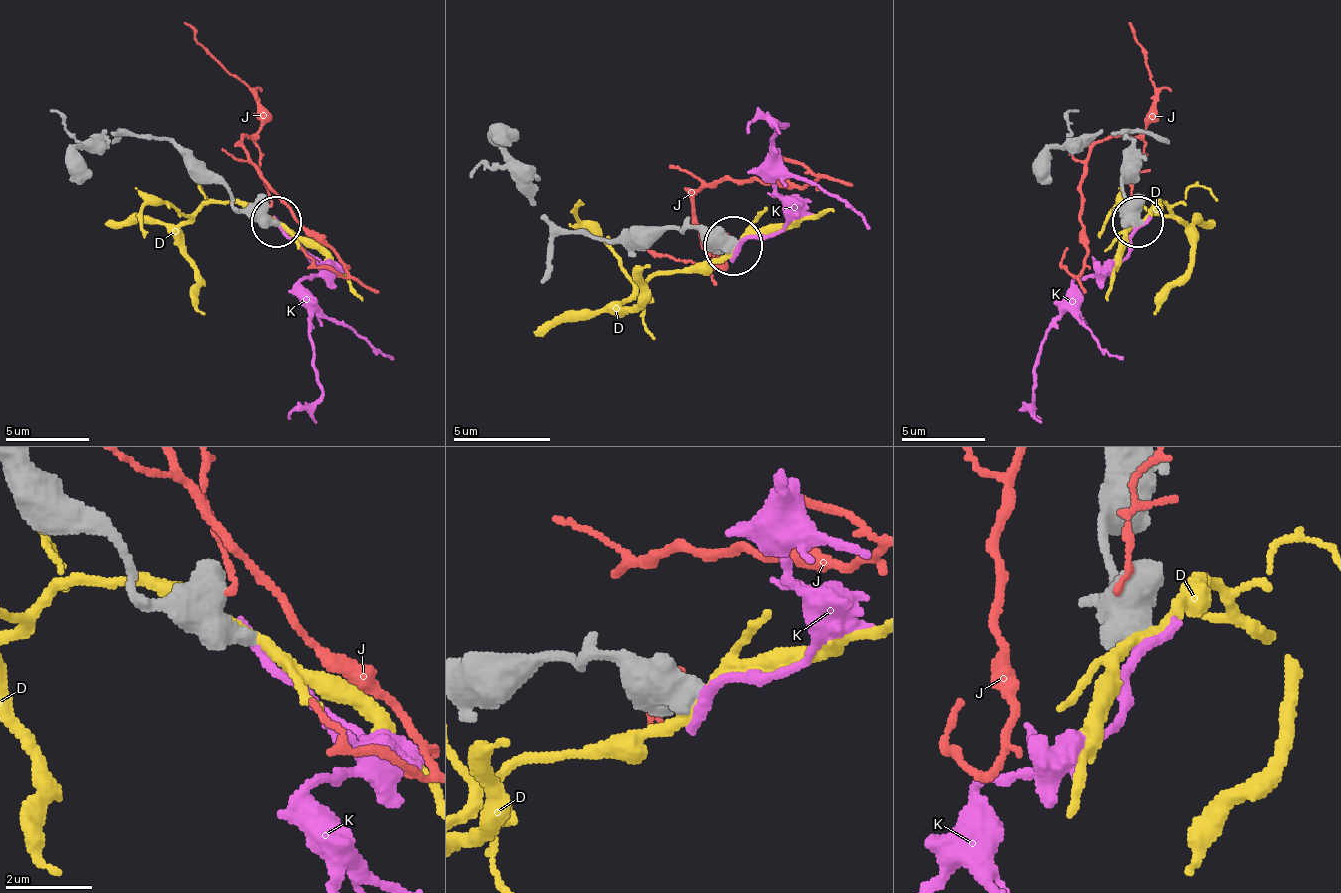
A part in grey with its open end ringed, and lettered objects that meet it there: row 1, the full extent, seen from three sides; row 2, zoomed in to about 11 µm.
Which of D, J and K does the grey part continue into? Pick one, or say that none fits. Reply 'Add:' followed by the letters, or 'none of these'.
Add: D

